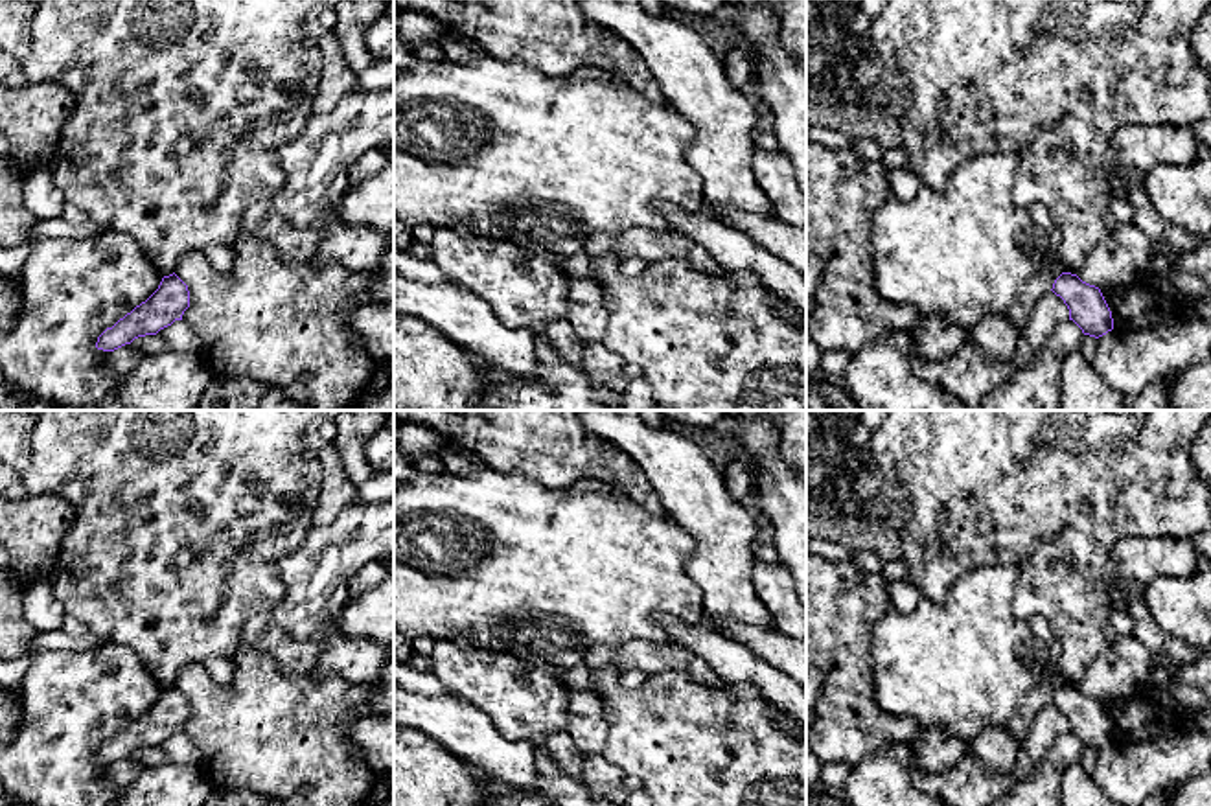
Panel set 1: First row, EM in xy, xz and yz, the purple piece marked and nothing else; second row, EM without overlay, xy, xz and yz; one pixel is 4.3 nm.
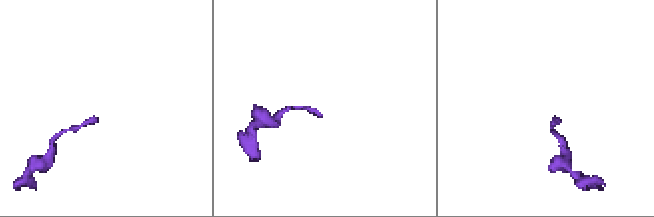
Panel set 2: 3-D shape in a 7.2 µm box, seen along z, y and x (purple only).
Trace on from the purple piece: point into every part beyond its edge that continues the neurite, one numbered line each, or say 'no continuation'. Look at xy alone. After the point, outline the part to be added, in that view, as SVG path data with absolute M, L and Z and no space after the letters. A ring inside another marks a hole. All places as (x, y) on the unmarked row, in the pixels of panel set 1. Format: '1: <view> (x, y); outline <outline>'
no continuation

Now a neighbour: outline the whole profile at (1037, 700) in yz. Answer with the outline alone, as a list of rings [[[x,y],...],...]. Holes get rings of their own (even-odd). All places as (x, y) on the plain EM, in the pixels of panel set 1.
[[[1055,668],[1036,688],[1032,688],[1021,701],[1016,716],[1009,721],[1007,729],[1012,738],[1021,743],[1031,731],[1038,714],[1051,705],[1055,692],[1062,686],[1060,668]]]

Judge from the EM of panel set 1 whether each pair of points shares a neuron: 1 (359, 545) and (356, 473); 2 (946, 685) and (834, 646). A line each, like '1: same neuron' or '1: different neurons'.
1: different neurons
2: different neurons

